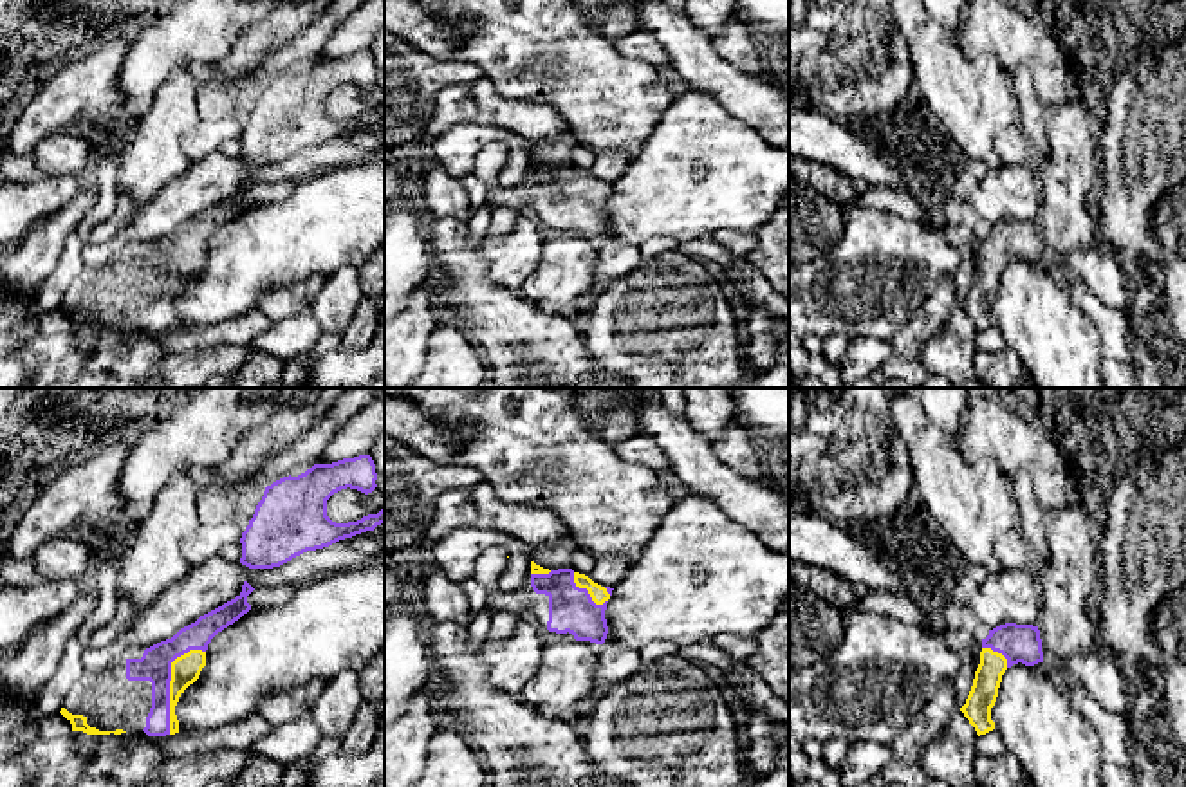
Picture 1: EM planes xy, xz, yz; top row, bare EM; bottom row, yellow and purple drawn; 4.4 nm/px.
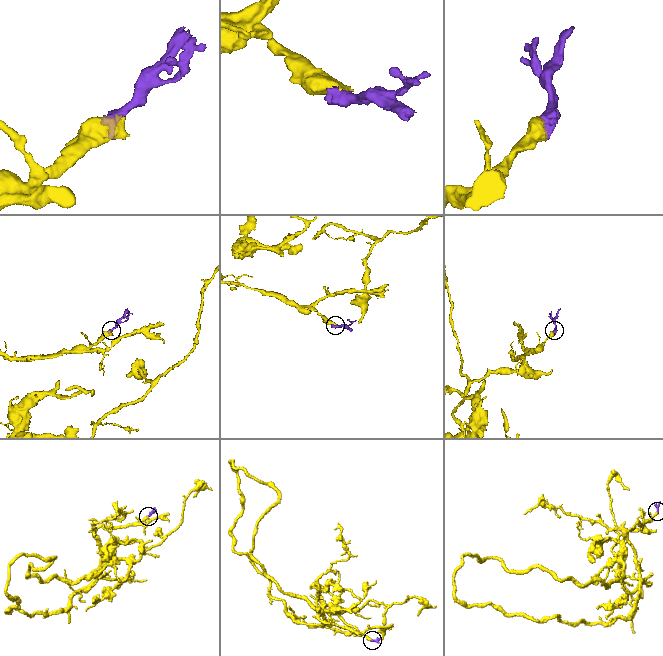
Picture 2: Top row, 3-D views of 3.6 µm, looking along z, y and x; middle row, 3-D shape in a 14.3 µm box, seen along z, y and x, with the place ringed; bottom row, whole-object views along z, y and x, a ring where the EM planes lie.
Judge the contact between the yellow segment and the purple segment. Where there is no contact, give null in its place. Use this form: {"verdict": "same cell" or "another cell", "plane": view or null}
{"verdict": "same cell", "plane": "xy"}

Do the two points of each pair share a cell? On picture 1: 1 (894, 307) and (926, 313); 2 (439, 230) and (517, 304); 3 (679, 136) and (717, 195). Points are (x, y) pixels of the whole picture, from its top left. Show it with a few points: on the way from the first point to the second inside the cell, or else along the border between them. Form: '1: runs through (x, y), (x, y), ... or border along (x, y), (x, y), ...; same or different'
1: border along (912, 313), (889, 340); different
2: runs through (452, 251), (495, 298); same
3: runs through (695, 148), (717, 170), (717, 179); same

